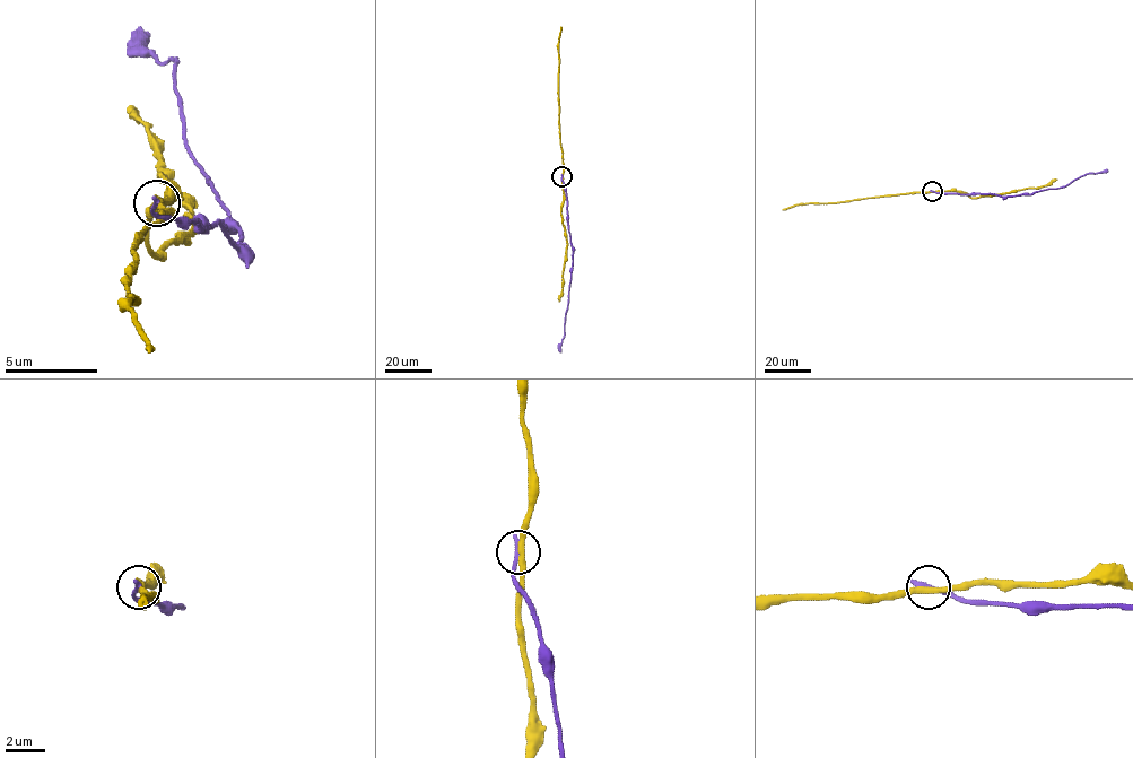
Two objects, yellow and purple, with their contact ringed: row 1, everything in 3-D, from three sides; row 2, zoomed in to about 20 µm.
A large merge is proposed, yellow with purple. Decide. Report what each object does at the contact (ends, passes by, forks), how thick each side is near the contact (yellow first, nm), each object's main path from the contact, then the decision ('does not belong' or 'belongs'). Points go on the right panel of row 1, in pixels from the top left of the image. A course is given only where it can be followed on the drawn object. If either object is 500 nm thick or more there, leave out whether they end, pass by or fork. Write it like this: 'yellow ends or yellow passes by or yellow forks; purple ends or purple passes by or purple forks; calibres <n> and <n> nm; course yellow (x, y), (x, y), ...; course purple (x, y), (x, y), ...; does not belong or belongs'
yellow passes by; purple ends; calibres 300 and 320 nm; course yellow (932, 191), (799, 203), (783, 209); course purple (932, 191), (1031, 194), (1062, 188), (1088, 173), (1108, 171); does not belong

